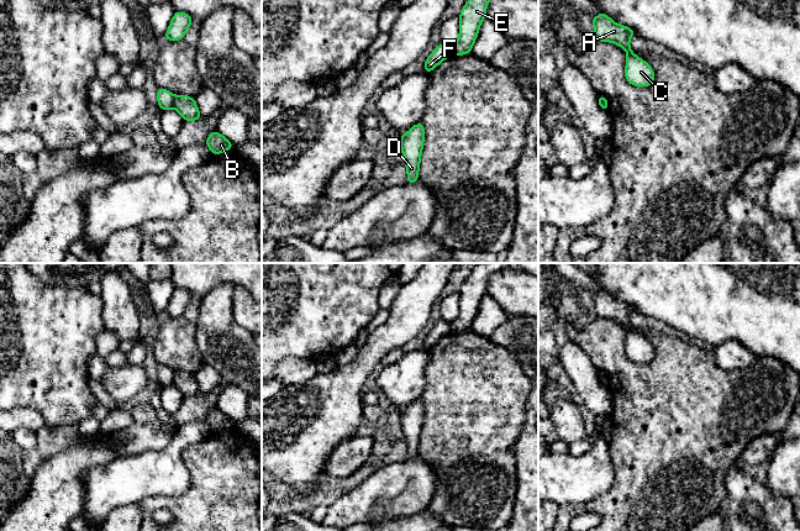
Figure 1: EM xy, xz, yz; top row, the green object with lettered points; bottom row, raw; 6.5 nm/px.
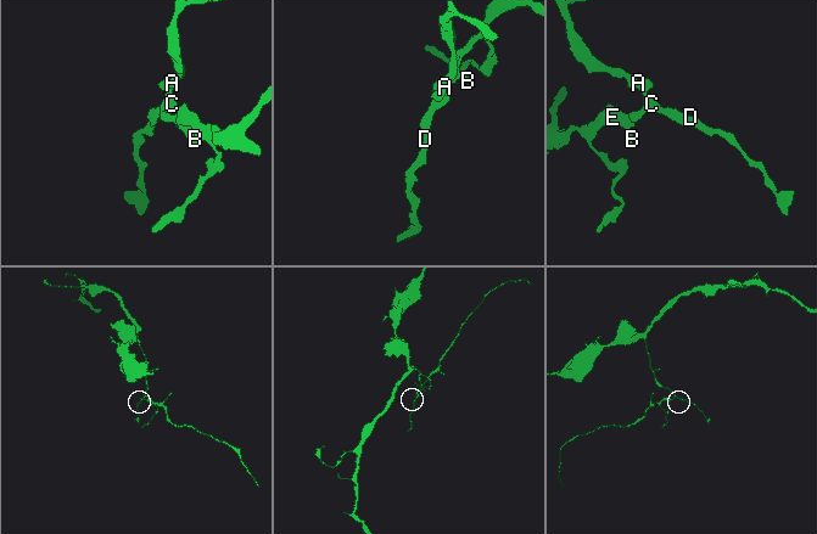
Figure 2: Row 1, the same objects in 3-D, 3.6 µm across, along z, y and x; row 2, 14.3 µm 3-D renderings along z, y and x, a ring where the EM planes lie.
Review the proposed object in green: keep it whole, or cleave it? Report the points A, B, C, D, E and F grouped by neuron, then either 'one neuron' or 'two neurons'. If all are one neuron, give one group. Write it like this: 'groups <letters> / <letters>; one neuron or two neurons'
groups A C D F / B E; two neurons

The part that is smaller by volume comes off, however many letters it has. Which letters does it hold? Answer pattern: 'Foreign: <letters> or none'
Foreign: B, E

